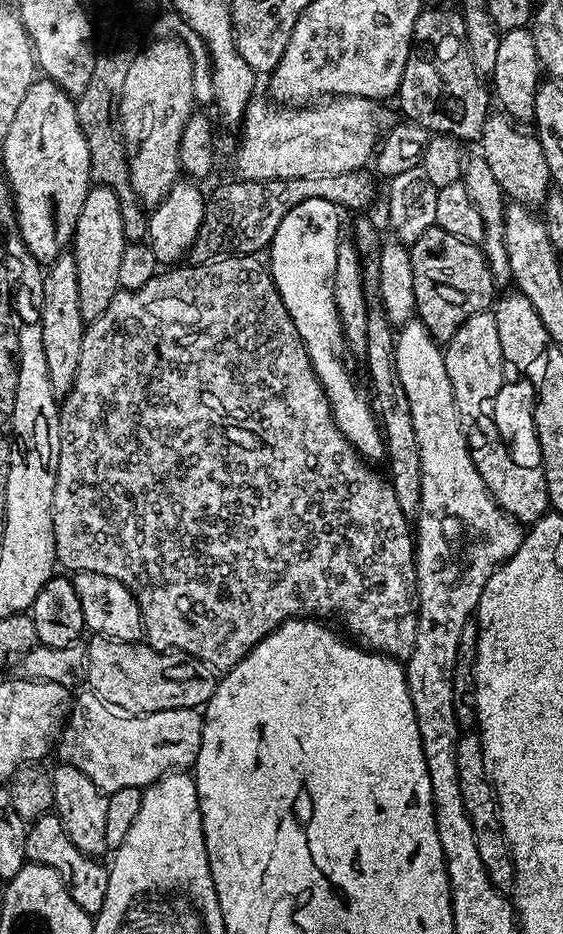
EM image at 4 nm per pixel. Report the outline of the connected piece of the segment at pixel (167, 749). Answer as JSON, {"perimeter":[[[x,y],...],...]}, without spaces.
{"perimeter":[[[84,690],[81,696],[77,695],[72,701],[72,710],[68,713],[68,719],[64,721],[64,728],[60,732],[60,738],[55,745],[54,752],[60,755],[59,759],[65,764],[73,764],[78,770],[82,770],[82,774],[86,774],[86,778],[90,778],[90,782],[94,782],[94,786],[98,786],[101,792],[111,794],[118,790],[126,790],[127,788],[145,789],[148,785],[156,780],[162,779],[170,772],[177,770],[188,770],[195,765],[198,758],[198,750],[202,746],[202,726],[204,725],[204,716],[200,708],[175,708],[174,710],[158,710],[151,712],[145,716],[137,716],[135,714],[125,714],[106,703],[102,698],[95,696],[90,690]]]}

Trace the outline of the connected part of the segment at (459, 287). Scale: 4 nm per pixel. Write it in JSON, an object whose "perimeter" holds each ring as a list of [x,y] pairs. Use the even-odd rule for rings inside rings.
{"perimeter":[[[434,227],[426,230],[418,242],[411,244],[410,251],[416,299],[415,315],[424,323],[426,330],[430,330],[436,341],[446,342],[454,338],[458,326],[462,326],[470,314],[493,307],[498,285],[492,279],[483,247],[462,238],[454,238],[454,234],[446,234],[446,230]]]}

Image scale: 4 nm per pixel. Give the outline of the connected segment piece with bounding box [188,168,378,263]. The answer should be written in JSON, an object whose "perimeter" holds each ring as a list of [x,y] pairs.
{"perimeter":[[[366,168],[336,175],[270,180],[233,180],[209,193],[205,201],[202,226],[192,244],[191,263],[207,263],[223,255],[257,255],[272,243],[282,219],[302,202],[324,200],[341,209],[368,210],[378,196],[377,177]]]}

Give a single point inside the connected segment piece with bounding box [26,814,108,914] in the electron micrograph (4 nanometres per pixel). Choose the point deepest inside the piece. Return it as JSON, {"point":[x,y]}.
{"point":[47,843]}

